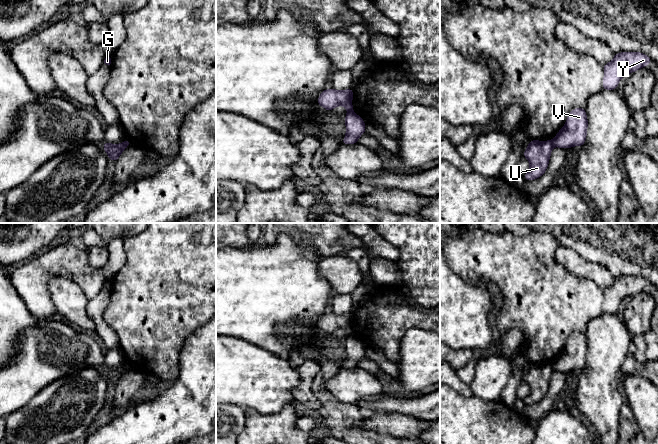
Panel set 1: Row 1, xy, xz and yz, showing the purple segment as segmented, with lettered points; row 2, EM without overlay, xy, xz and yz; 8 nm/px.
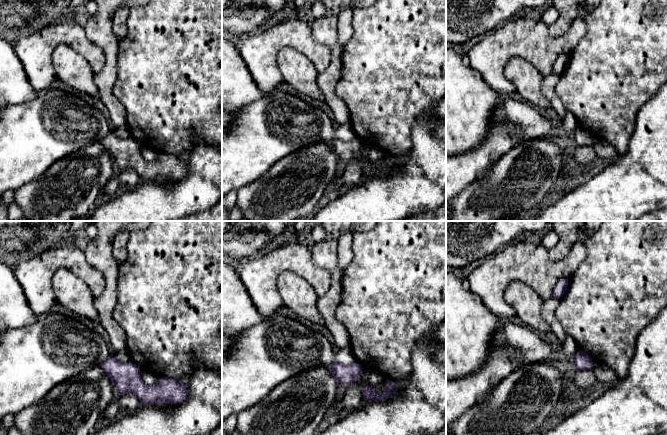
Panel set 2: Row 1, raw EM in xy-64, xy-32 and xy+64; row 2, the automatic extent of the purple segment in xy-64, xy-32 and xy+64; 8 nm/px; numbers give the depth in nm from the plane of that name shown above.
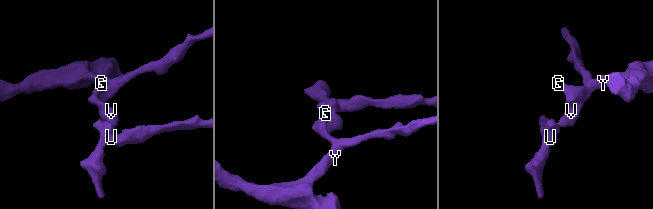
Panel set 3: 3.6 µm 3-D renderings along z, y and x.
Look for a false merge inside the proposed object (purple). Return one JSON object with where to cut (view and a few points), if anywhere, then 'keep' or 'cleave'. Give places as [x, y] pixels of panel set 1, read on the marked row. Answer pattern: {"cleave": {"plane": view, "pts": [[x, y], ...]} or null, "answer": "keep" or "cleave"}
{"cleave": {"plane": "yz", "pts": [[551, 140], [554, 145]]}, "answer": "cleave"}

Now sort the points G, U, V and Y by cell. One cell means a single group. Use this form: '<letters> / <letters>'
G V Y / U

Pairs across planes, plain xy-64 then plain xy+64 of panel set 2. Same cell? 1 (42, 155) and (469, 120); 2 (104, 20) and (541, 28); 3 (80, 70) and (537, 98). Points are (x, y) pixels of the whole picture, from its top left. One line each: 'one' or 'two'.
1: two
2: two
3: one

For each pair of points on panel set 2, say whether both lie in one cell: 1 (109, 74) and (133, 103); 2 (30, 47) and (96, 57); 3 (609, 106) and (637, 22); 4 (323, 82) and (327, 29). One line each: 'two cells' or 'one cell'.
1: two cells
2: one cell
3: one cell
4: one cell

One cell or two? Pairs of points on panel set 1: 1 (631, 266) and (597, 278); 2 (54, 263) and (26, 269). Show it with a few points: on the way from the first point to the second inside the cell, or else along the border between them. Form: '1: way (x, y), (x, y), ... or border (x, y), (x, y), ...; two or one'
1: border (590, 261), (602, 264), (614, 277); two
2: way (47, 265), (40, 269), (33, 269); one

